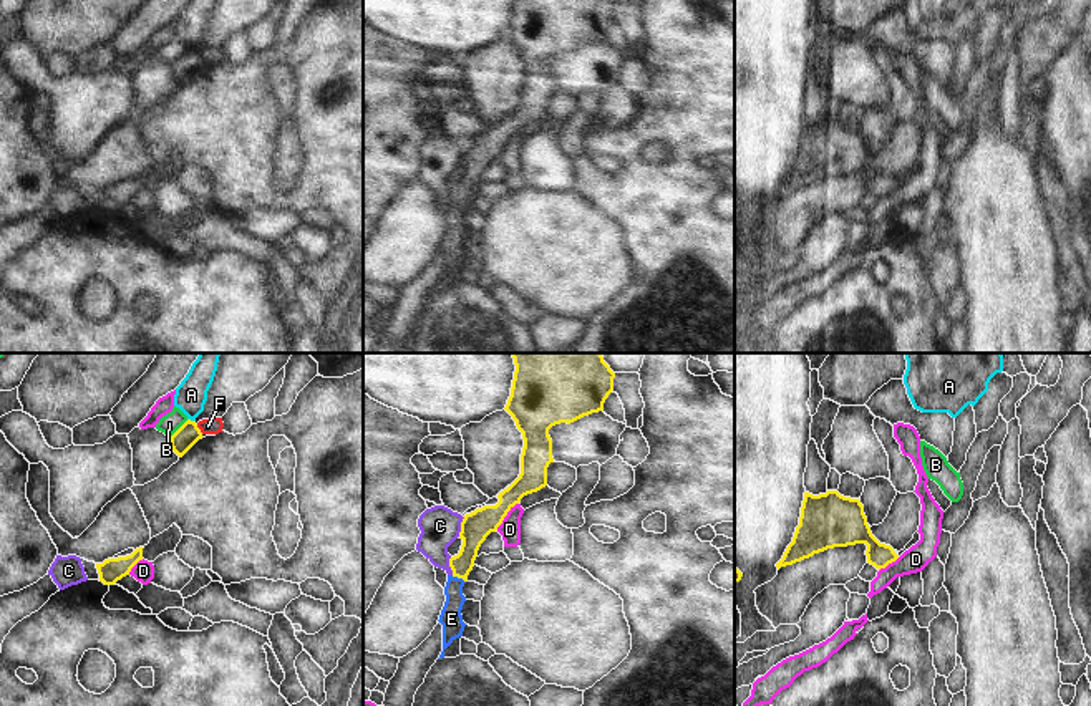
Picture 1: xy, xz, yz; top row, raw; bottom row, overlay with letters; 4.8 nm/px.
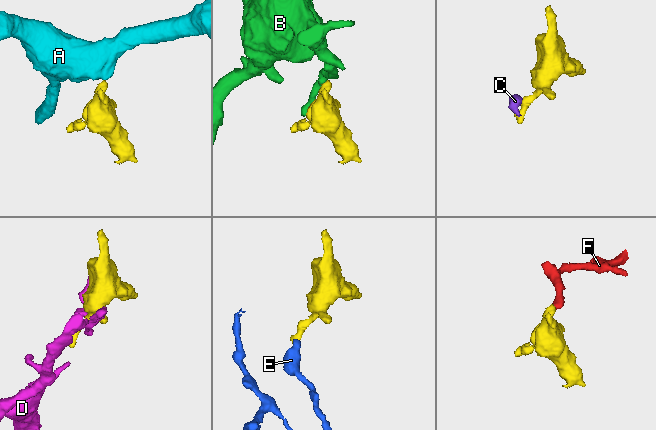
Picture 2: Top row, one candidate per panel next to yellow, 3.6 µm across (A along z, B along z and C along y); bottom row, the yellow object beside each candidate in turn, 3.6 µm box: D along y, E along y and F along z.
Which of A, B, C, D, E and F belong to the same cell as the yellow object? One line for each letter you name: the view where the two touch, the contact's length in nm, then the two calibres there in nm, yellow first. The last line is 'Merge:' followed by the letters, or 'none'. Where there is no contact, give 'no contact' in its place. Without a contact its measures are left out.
Merge: none

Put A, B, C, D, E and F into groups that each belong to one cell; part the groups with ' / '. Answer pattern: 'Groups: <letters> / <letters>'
Groups: A / B / C E / D / F.

